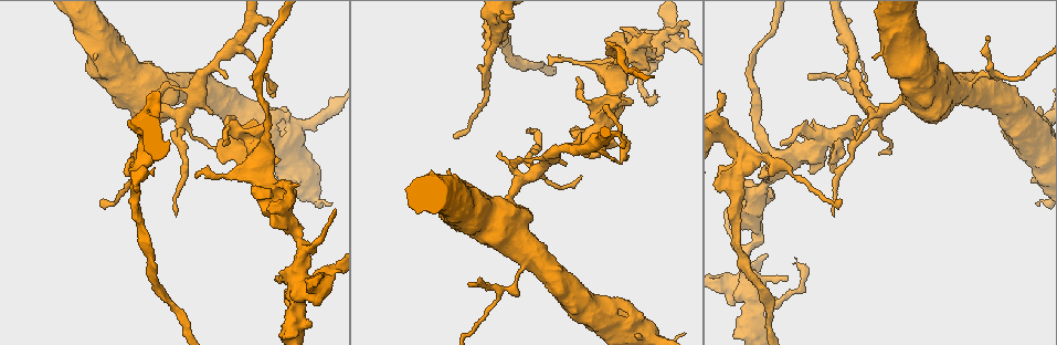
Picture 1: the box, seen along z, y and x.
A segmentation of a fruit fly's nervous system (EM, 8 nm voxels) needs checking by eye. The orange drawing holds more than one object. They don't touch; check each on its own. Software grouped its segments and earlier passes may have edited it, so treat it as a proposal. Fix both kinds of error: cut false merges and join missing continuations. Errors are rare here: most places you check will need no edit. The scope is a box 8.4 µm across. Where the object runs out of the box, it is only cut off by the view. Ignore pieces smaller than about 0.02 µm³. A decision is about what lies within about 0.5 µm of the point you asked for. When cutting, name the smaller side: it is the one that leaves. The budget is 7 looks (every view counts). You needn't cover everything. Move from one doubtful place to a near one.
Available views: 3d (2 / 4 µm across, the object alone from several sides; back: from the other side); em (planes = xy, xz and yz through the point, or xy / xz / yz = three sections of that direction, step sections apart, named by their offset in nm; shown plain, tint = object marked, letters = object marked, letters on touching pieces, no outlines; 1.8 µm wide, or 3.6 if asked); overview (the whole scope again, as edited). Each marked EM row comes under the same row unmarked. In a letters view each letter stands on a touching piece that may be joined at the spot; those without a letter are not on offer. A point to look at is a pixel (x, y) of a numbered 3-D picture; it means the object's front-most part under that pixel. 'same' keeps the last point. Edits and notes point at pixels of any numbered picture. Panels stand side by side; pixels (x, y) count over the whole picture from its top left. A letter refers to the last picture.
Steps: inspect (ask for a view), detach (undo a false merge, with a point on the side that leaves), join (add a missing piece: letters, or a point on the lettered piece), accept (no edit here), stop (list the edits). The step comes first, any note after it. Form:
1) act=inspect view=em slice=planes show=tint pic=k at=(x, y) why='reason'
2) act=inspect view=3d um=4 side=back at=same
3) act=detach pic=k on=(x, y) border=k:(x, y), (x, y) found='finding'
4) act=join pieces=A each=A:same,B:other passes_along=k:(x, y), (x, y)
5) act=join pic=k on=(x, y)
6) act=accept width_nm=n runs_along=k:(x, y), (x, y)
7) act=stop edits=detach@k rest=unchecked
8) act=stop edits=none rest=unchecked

act=inspect view=em slice=planes show=tint pic=1 at=(755, 207) why='sharp bend'

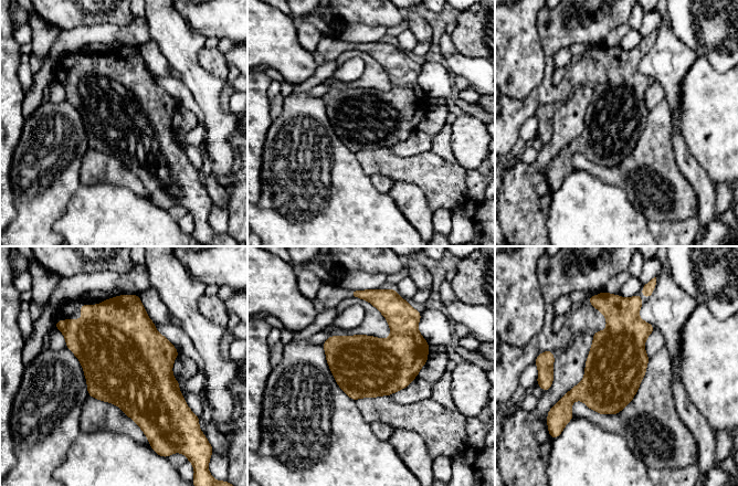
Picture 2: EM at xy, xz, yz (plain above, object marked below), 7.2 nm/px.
act=inspect view=em slice=planes show=letters at=same why='see the neighbours'

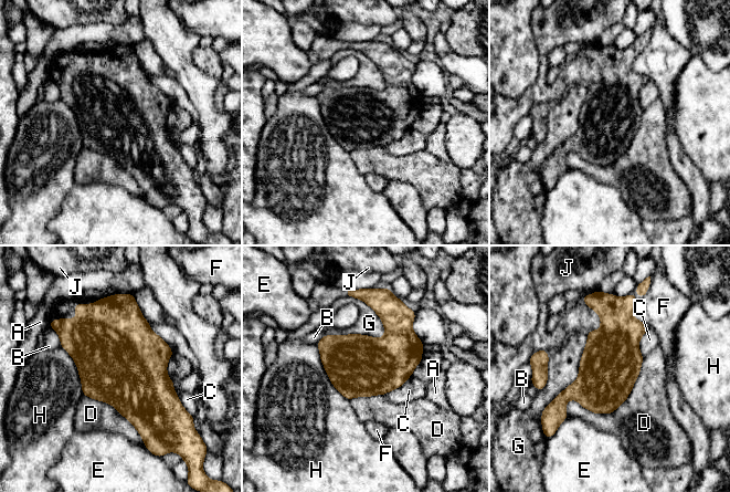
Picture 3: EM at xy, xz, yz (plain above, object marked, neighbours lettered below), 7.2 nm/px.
act=accept each=A:other,B:other,C:other,D:other,E:other,F:other,G:other,H:other,J:other border=3:(644, 357), (612, 412), (565, 412) found='one neuron here'

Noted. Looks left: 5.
act=inspect view=em slice=yz step=8 show=tint pic=1 at=(744, 287) why='looks like a crossing'

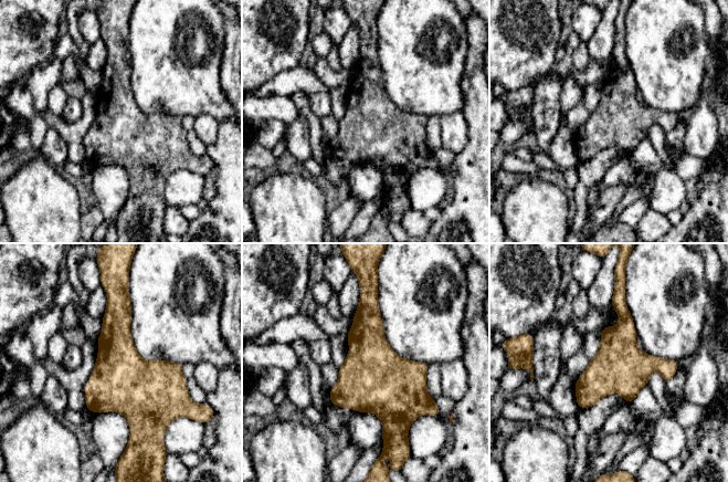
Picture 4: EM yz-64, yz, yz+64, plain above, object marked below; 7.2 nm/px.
act=inspect view=em slice=planes show=letters at=same why='cut it another way'

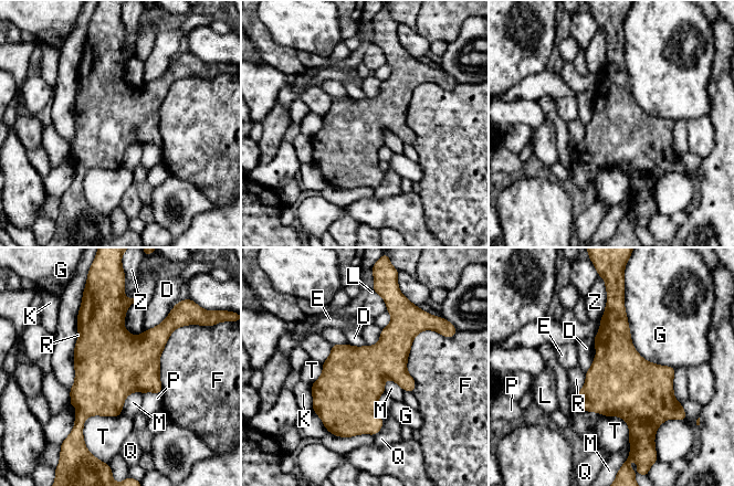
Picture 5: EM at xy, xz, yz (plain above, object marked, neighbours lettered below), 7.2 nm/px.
act=accept width_nm=460 each=D:other,E:other,F:other,G:other,K:other,L:other,M:other,P:other,Q:other,R:other,T:other,Z:other found='continuous, no second neuron'

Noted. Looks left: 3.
act=inspect view=em slice=xz step=4 show=tint pic=1 at=(742, 150) why='sharp bend'

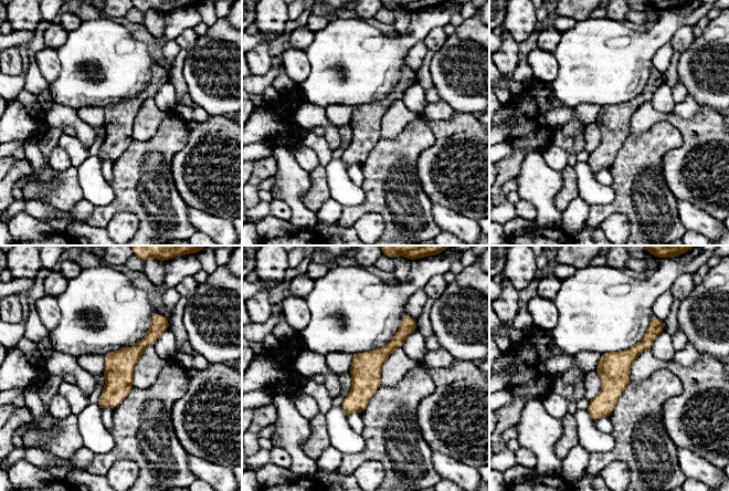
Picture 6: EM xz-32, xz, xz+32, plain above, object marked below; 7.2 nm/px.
act=inspect view=em slice=planes show=letters at=same why='cut it another way'

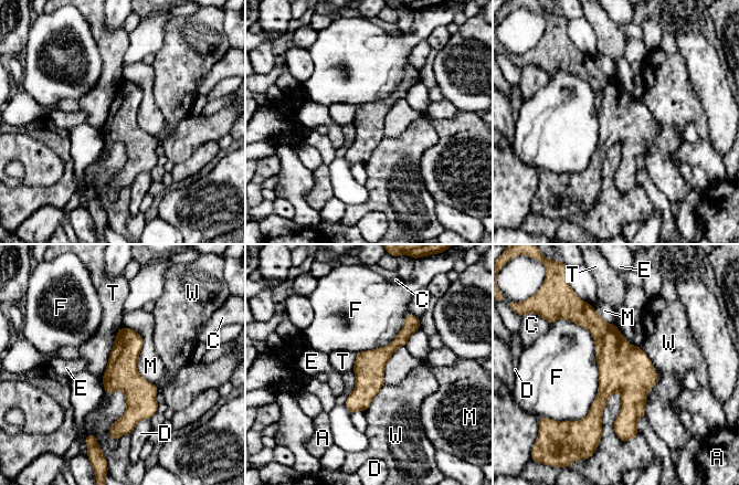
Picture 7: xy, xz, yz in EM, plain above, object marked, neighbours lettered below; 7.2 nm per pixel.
act=accept width_nm=220 longest_contact=F:750nm each=A:other,C:other,D:other,E:other,F:other,M:other,T:other,W:other found='all the same neuron'

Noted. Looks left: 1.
act=stop edits=none rest=unchecked

